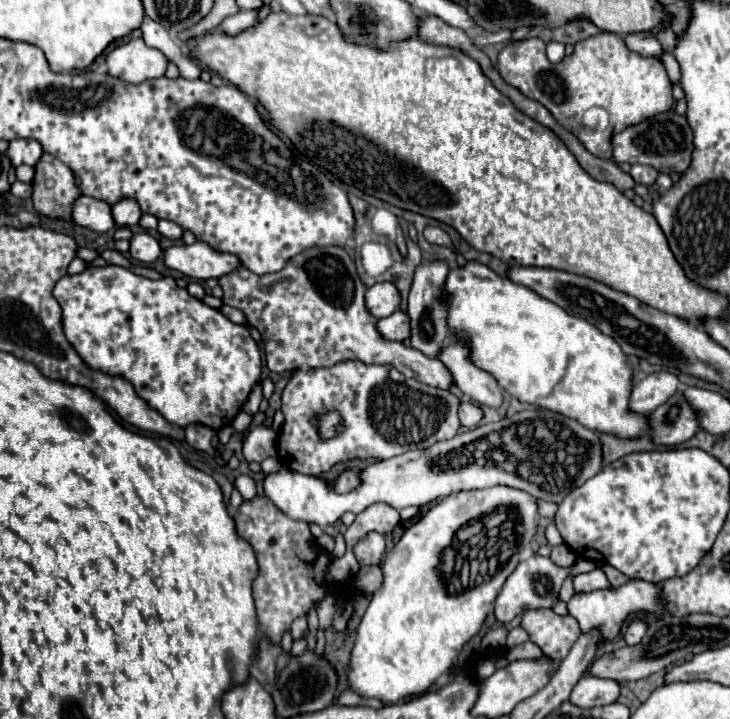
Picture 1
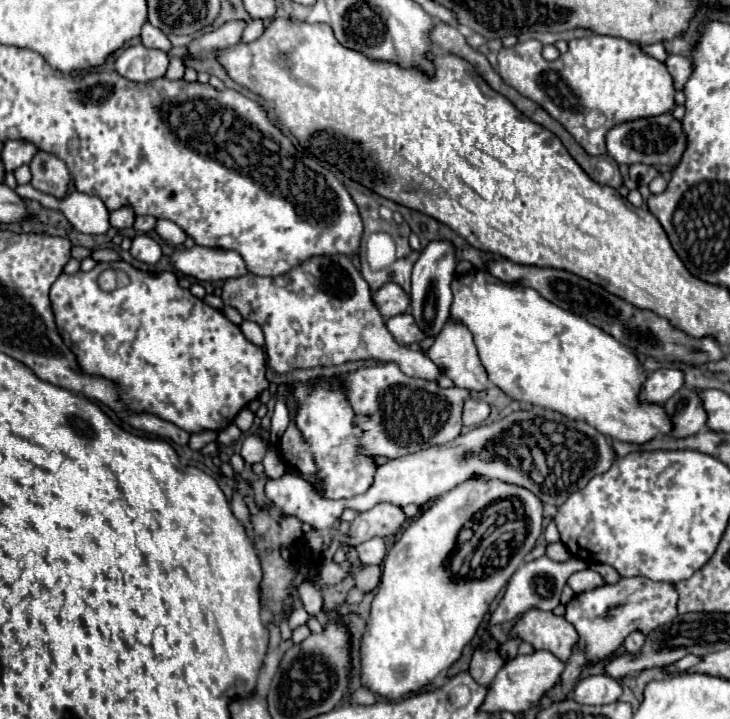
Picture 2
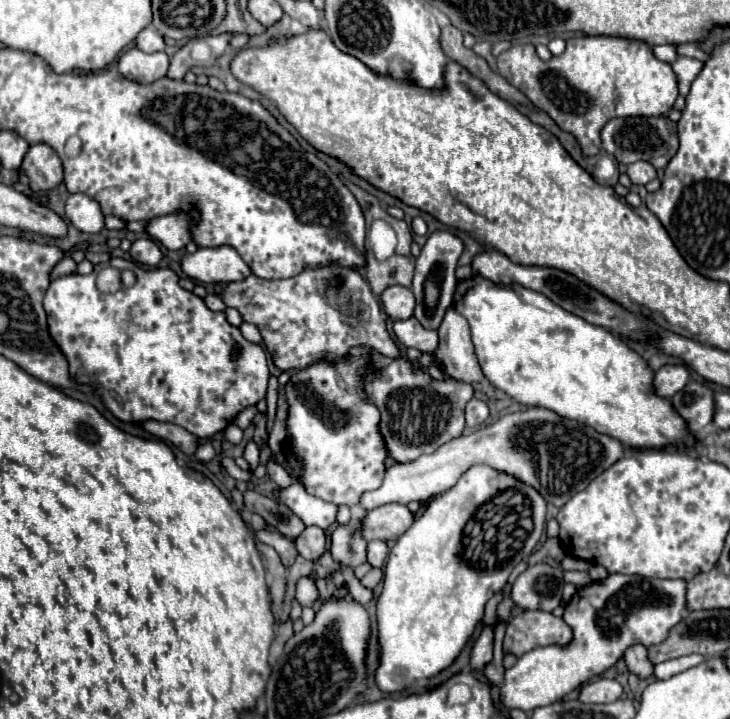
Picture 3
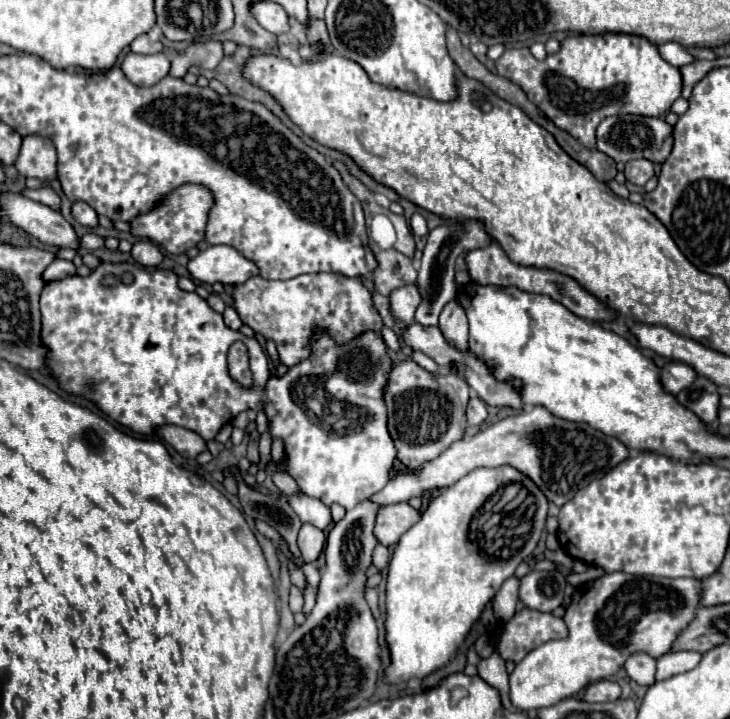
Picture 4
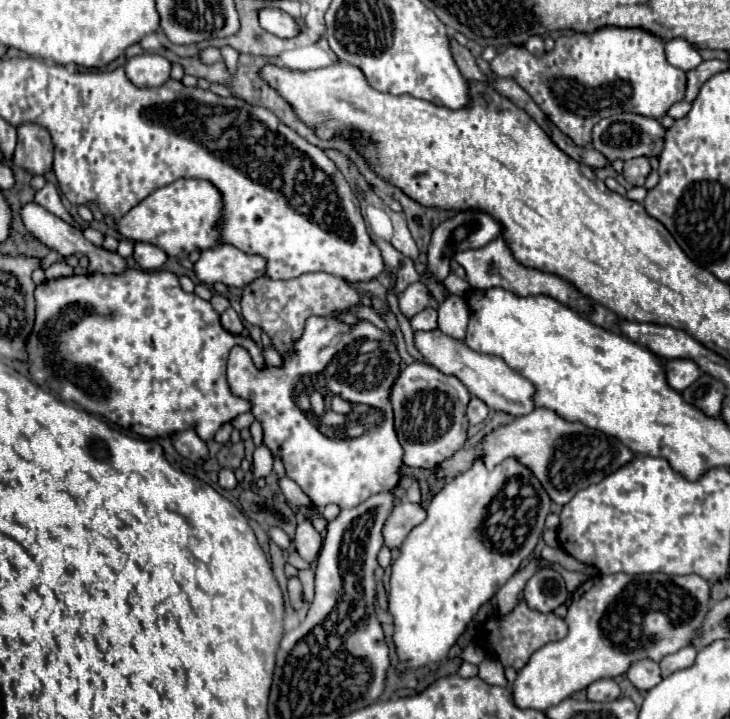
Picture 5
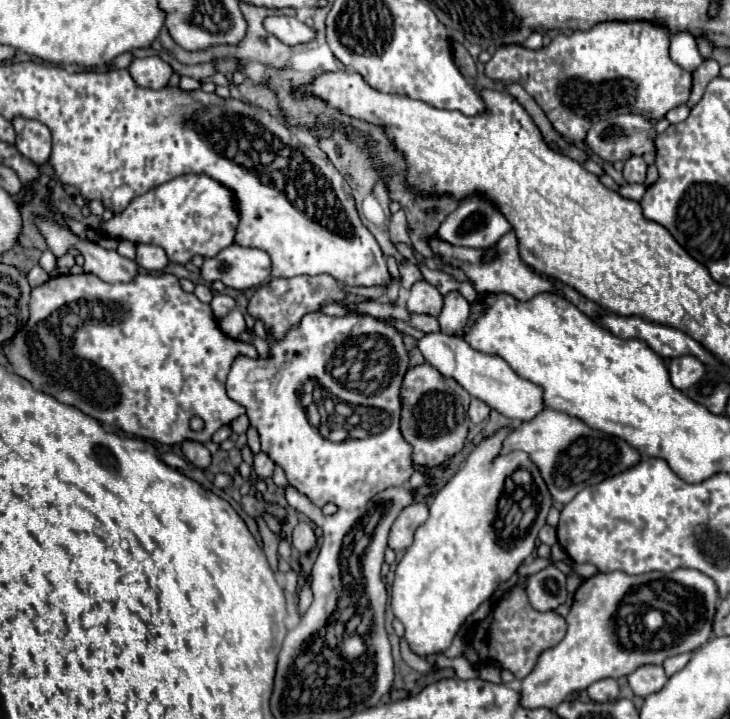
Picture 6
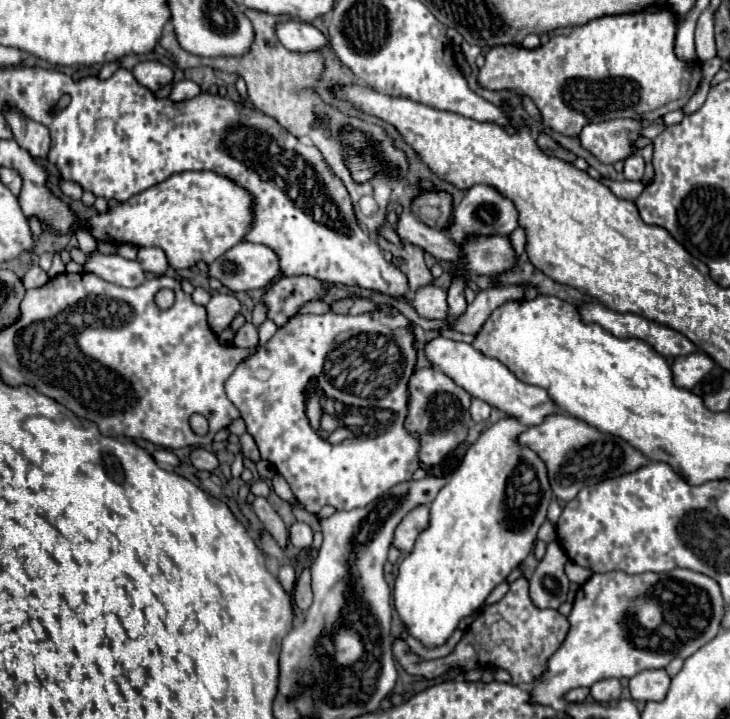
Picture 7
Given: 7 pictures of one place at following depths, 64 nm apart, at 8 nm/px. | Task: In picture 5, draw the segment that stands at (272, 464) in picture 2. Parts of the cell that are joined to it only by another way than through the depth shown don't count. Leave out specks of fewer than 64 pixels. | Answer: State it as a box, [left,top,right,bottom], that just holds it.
[278,476,310,506]

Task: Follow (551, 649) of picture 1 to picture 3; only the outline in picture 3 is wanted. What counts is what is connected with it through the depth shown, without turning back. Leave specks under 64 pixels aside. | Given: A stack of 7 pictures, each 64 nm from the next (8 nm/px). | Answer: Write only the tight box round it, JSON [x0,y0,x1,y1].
[504,610,572,656]

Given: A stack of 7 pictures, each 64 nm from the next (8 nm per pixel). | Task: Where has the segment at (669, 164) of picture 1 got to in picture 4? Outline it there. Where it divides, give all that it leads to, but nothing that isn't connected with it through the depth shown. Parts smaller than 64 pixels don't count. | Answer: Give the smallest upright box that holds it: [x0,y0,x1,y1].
[598,114,672,164]

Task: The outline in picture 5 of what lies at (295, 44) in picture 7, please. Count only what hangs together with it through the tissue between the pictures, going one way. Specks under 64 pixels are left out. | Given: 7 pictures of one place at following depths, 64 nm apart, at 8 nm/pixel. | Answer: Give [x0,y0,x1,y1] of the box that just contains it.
[258,8,300,38]

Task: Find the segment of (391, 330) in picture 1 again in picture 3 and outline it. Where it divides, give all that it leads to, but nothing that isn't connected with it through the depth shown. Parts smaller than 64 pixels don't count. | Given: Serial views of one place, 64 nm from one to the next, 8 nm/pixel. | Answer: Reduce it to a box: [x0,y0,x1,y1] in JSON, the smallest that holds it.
[394,316,438,352]

